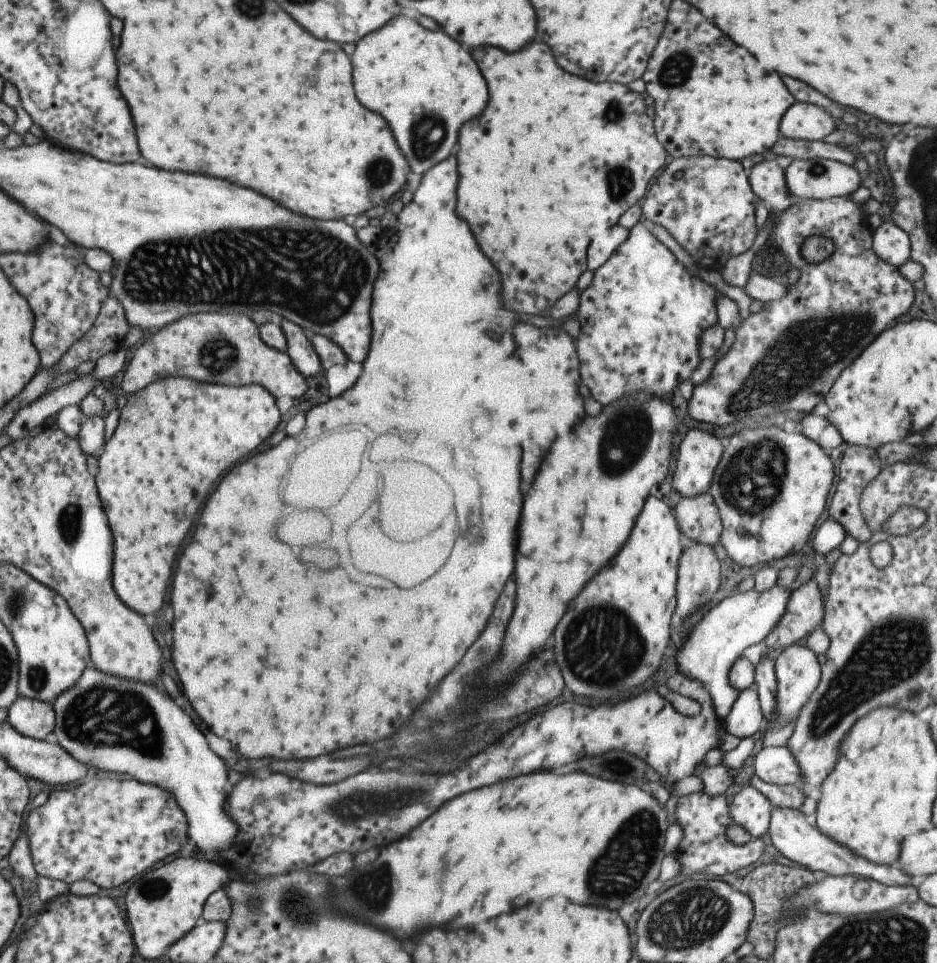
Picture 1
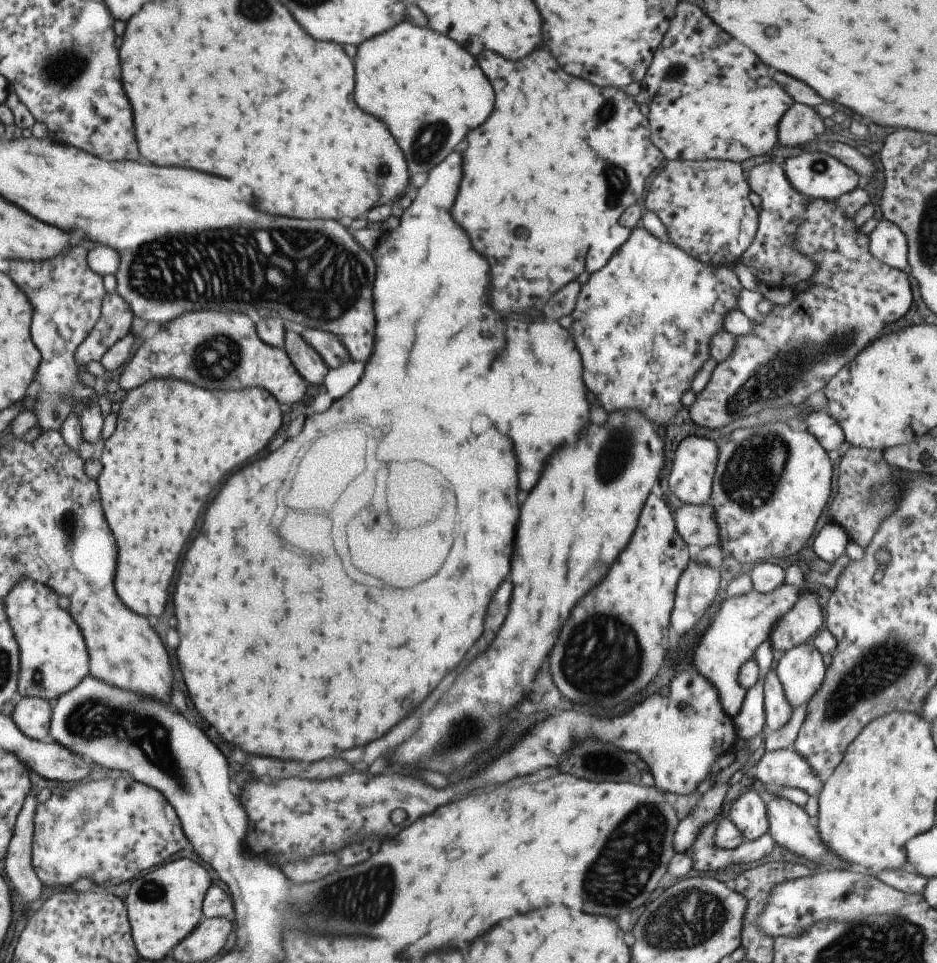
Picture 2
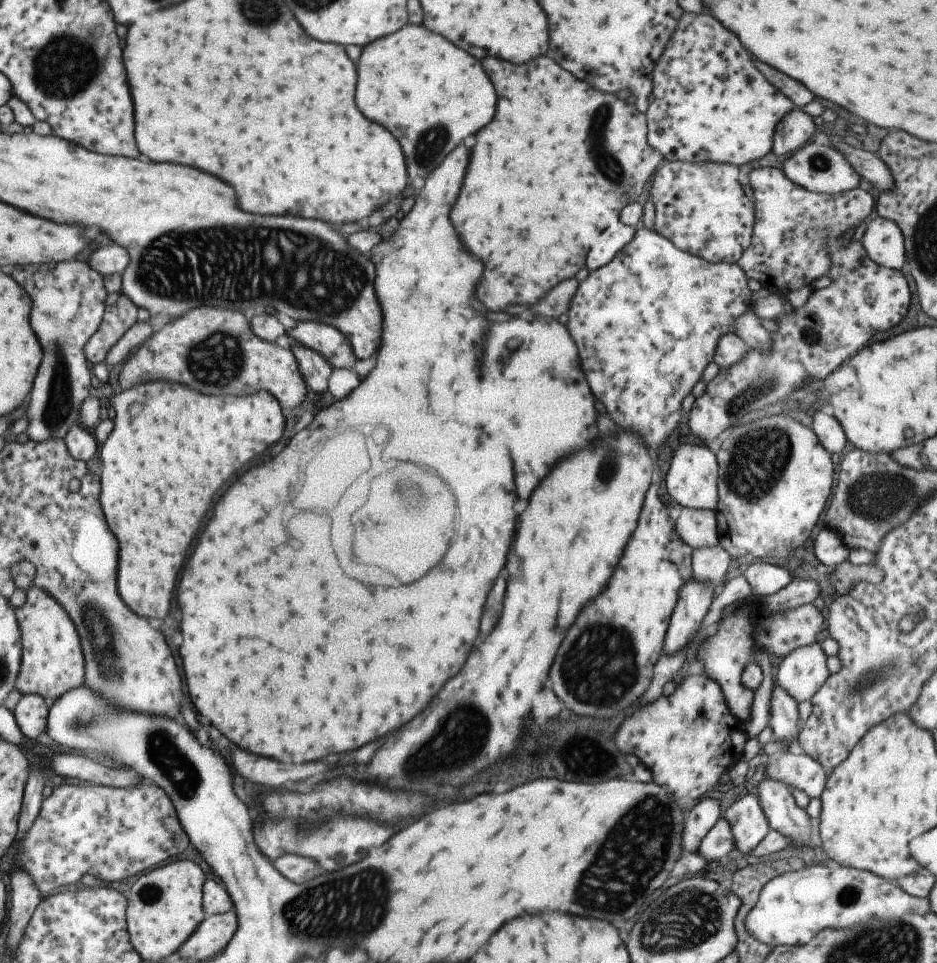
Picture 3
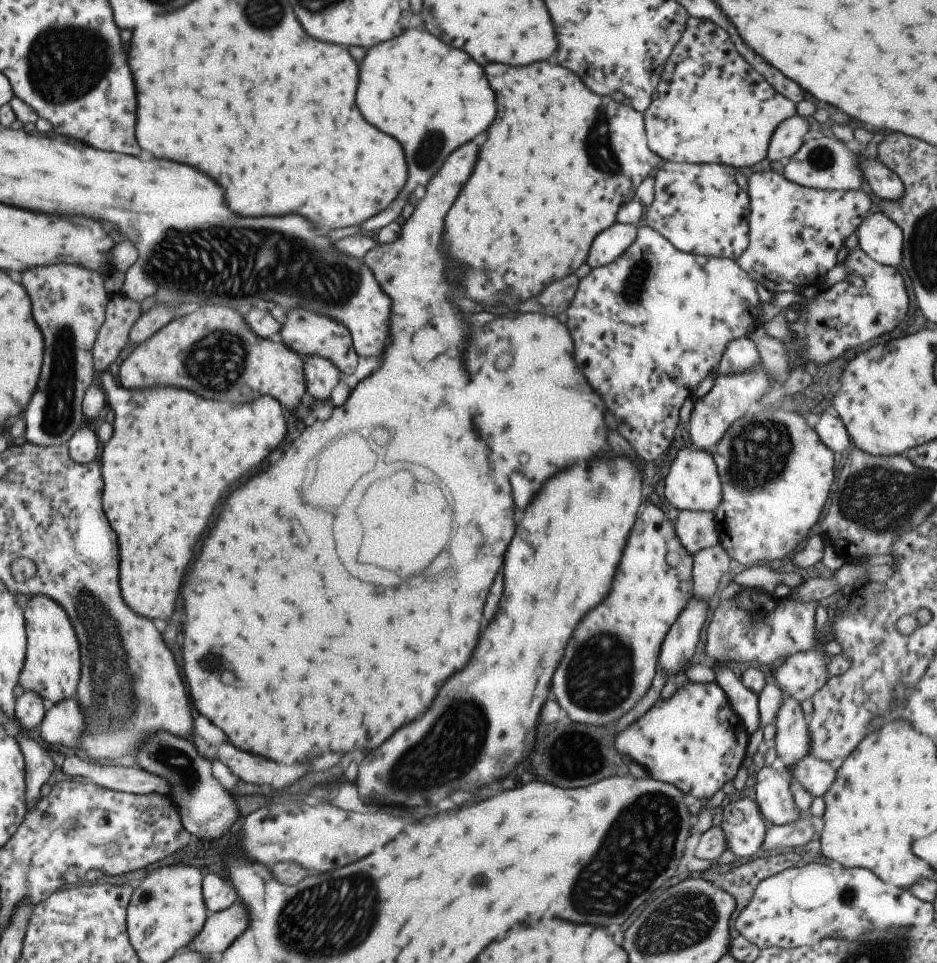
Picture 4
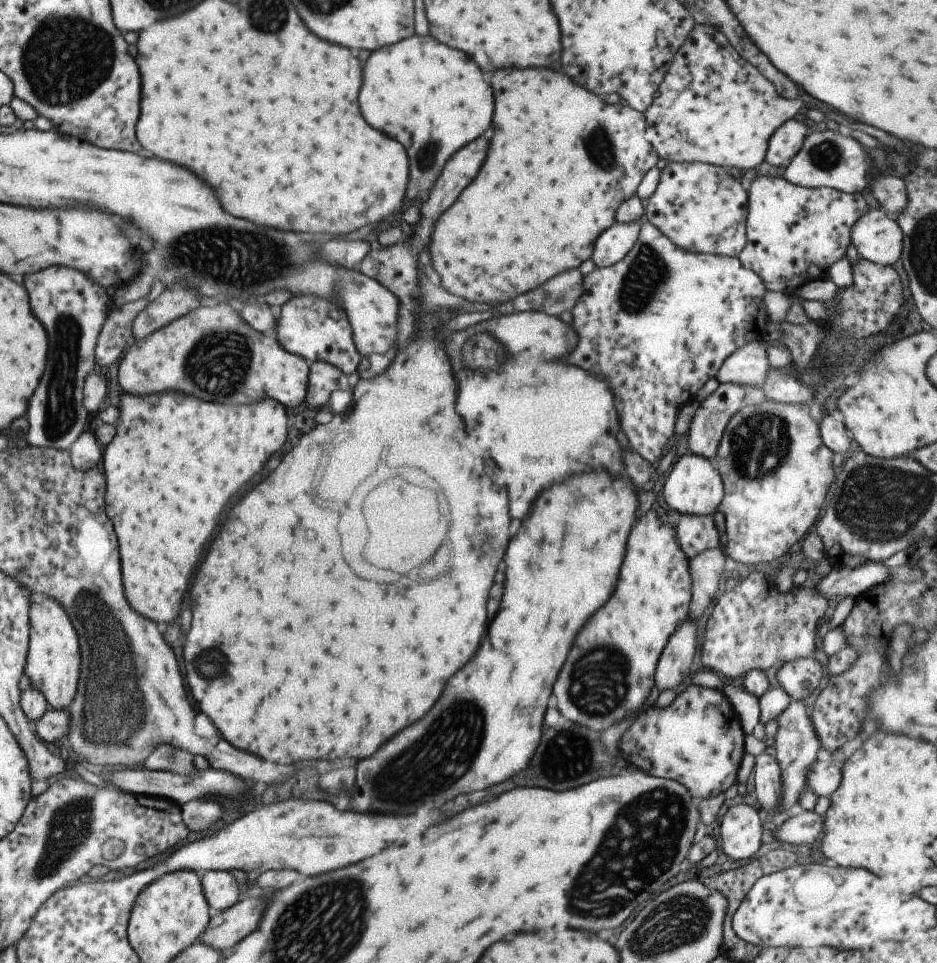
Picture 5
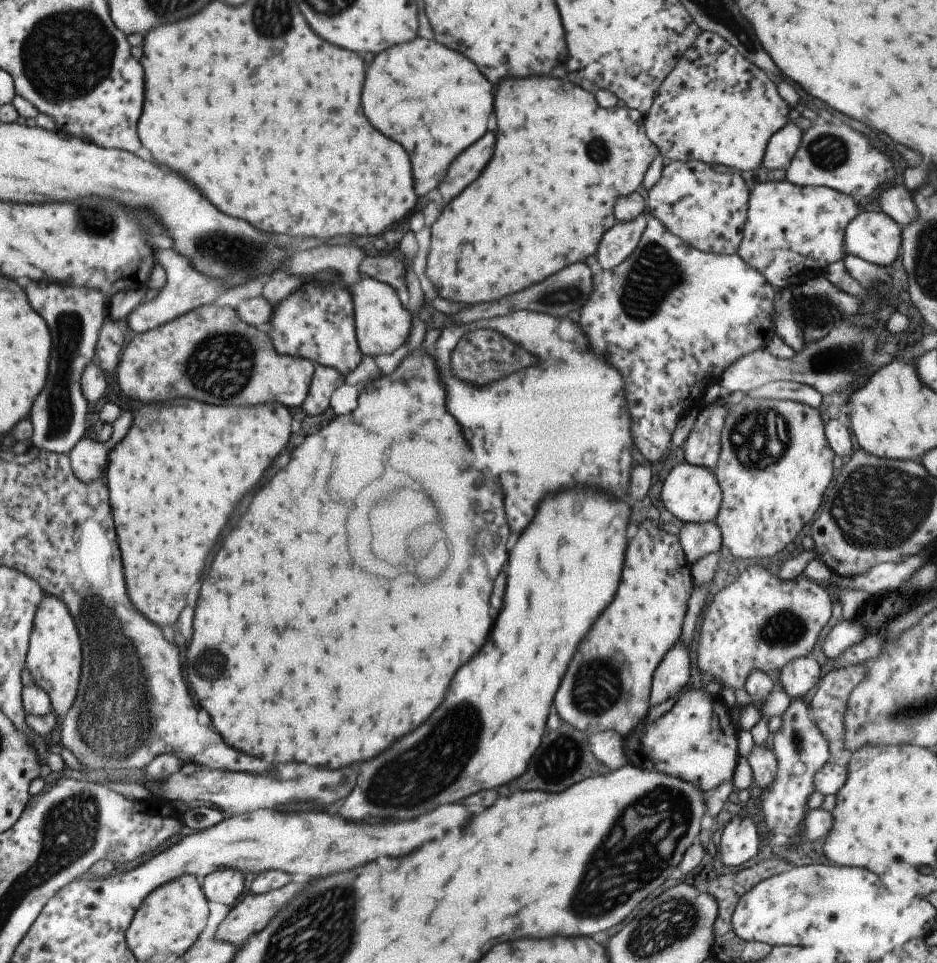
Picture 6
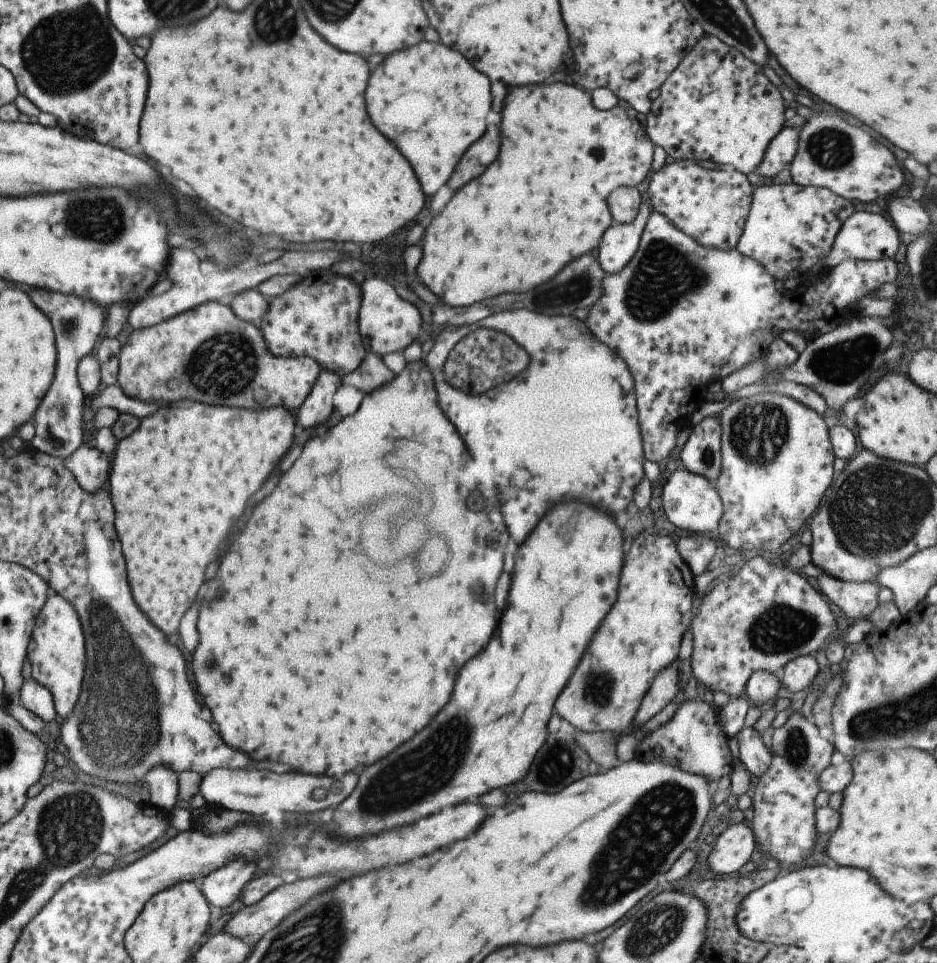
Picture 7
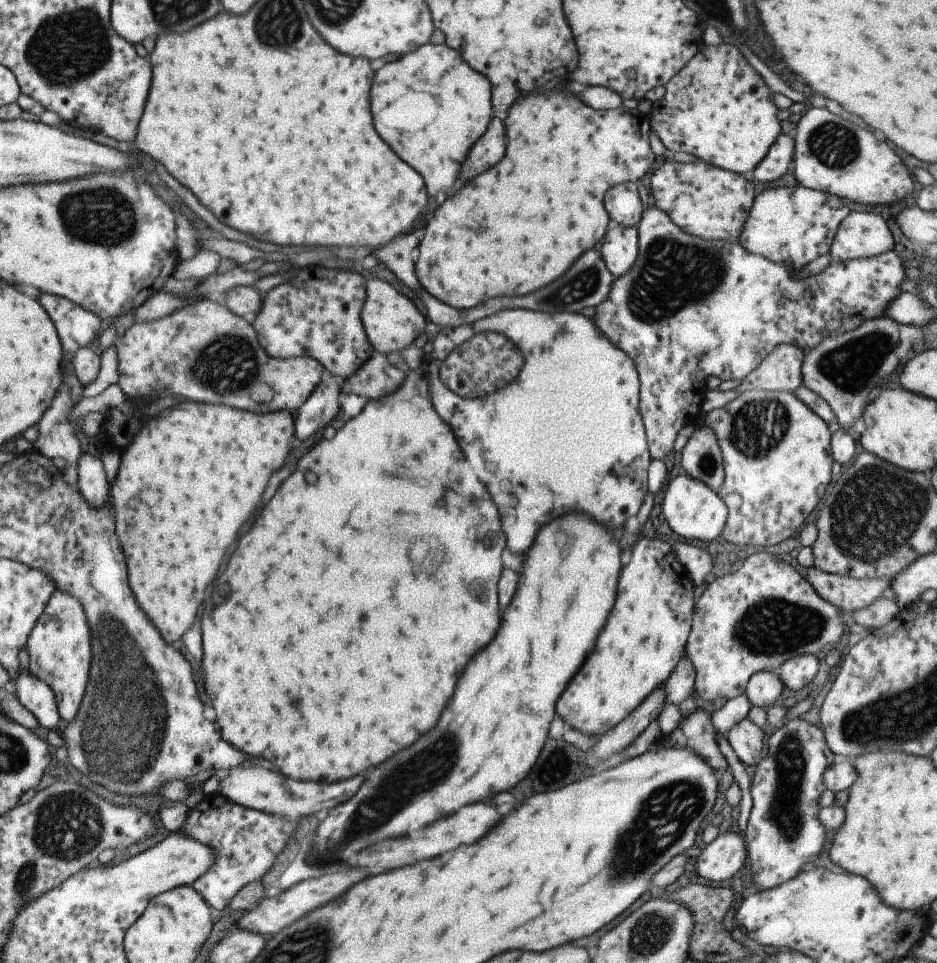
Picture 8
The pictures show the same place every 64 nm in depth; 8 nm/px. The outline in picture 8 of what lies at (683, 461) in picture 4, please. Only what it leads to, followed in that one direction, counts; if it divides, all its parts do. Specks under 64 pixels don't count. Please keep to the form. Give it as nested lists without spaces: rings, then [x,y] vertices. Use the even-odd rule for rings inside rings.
[[[679,474],[671,480],[671,484],[667,484],[663,492],[661,512],[675,534],[679,534],[685,540],[701,540],[701,542],[715,540],[721,534],[727,520],[727,506],[717,496],[717,492],[705,486],[701,480],[695,480],[687,474]]]

